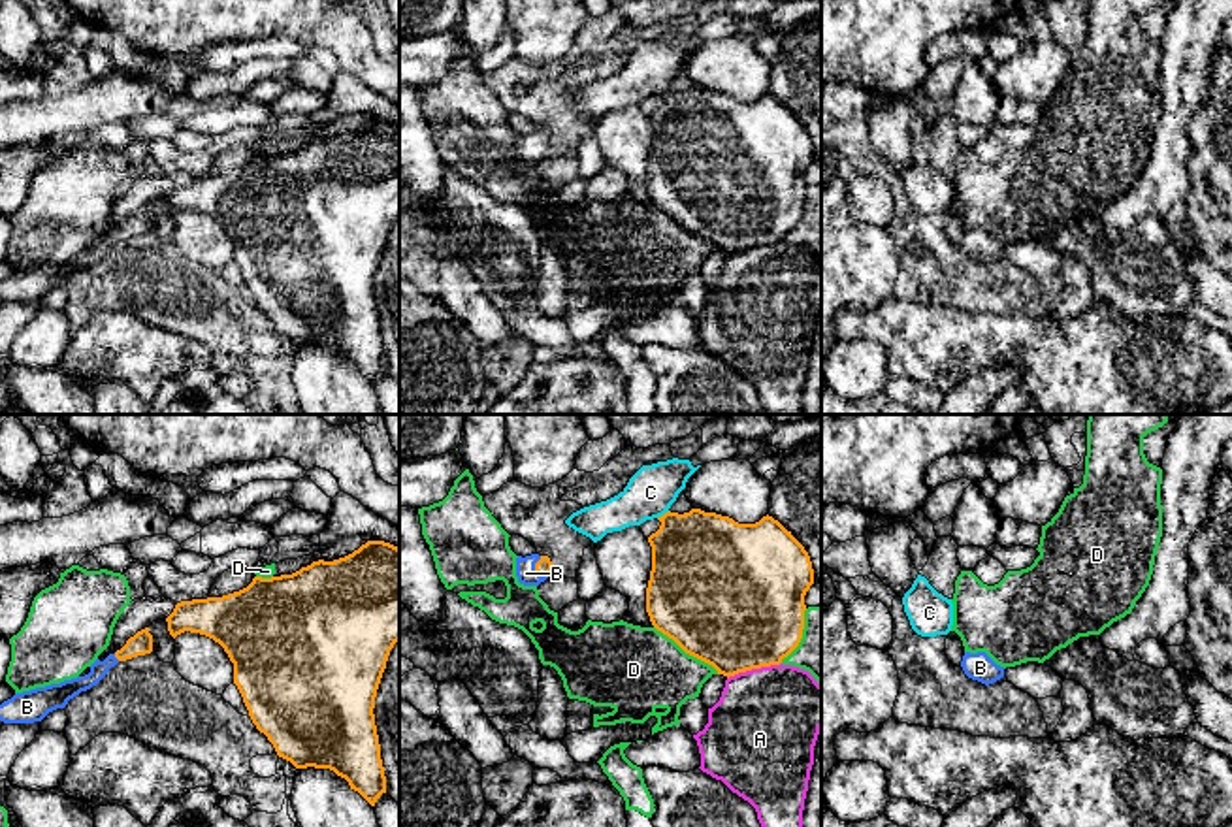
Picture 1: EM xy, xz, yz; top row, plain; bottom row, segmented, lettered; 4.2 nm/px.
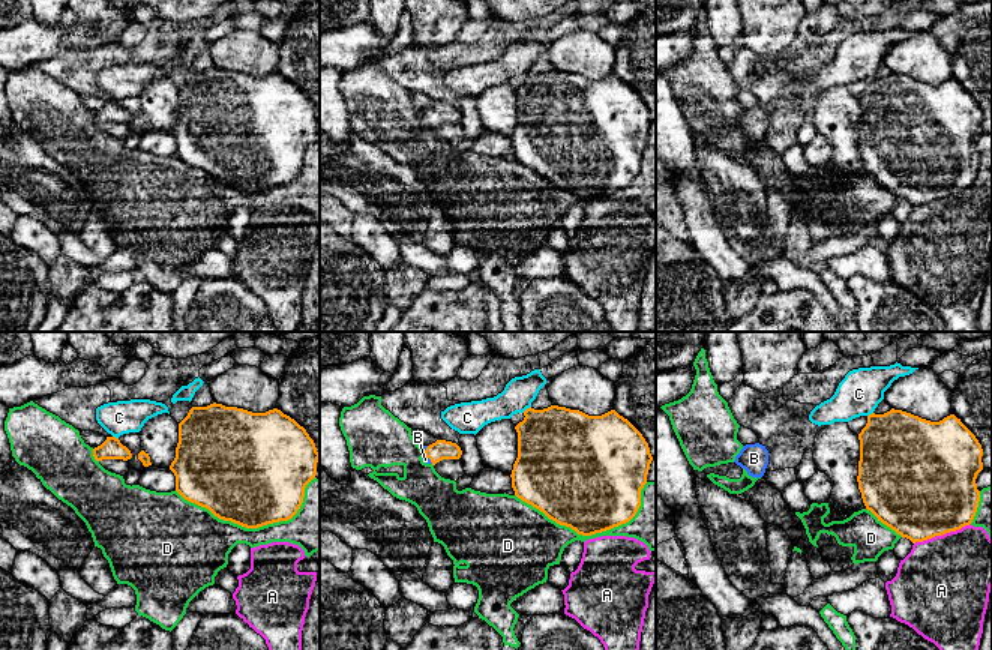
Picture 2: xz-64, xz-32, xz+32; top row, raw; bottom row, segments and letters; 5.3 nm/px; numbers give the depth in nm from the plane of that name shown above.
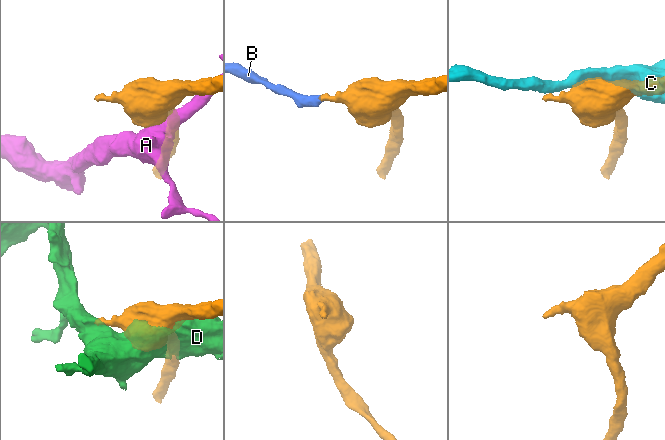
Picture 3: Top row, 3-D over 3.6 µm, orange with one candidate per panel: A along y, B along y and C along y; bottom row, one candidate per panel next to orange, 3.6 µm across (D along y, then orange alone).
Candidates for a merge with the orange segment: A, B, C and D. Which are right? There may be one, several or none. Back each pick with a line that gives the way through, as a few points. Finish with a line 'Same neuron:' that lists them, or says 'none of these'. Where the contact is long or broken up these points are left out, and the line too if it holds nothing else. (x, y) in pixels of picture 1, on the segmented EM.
B: way xz (543, 566), (535, 569), (526, 573)
Same neuron: B

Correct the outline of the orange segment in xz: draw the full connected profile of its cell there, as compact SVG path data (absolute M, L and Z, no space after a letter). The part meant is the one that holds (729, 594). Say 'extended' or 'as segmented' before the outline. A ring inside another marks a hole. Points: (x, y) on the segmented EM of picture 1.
as segmented; M691 509L684 514L669 511L657 520L659 529L648 537L646 612L652 625L727 678L780 665L802 639L804 595L814 584L804 546L769 514L755 524L738 524Z

